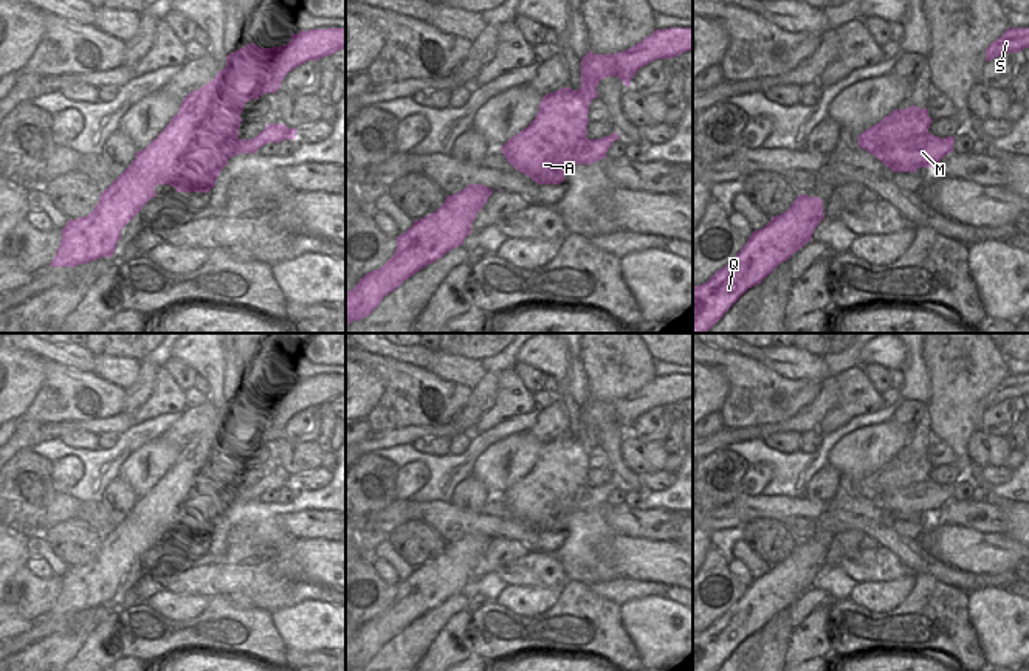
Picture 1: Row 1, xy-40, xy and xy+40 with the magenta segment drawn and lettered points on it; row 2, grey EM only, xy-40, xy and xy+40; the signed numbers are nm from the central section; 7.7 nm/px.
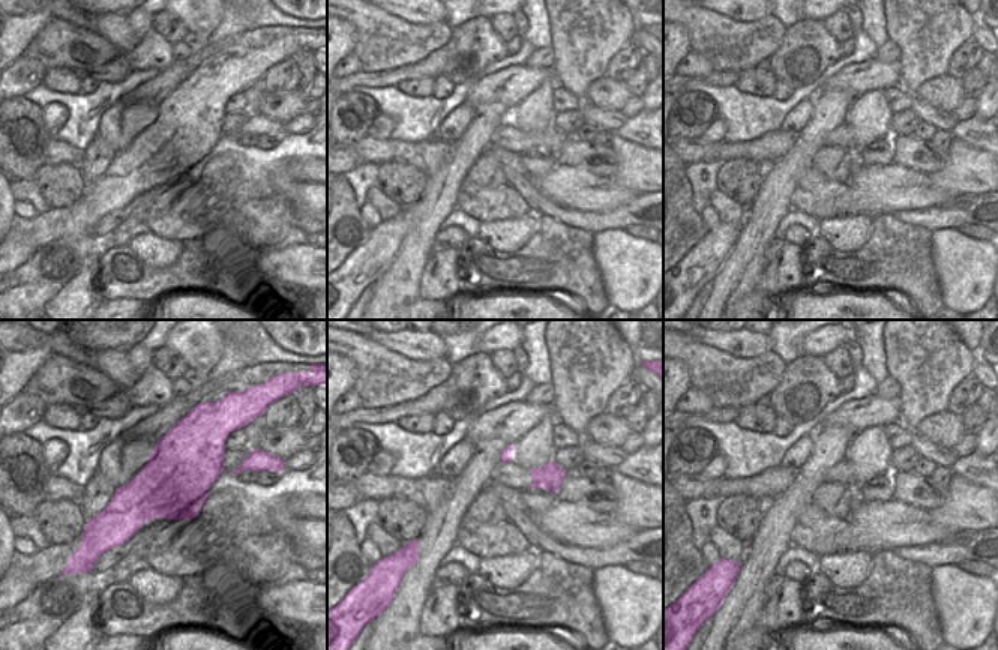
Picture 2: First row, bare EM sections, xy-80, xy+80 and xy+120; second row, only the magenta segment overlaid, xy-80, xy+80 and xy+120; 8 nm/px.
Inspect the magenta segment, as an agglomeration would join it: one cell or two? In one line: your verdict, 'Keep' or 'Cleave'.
Cleave.

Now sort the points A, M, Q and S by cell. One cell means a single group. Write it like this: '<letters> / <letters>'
A Q S / M

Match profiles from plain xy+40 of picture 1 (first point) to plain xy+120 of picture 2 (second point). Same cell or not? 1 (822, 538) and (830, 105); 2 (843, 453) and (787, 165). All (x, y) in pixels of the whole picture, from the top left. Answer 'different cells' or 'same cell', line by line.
1: same cell
2: different cells

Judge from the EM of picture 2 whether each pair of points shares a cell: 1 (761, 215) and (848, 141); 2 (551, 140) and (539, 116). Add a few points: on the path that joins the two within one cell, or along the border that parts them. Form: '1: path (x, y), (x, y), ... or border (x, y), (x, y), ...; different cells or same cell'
1: border (845, 122), (827, 135), (824, 144); different cells
2: border (553, 123), (539, 131), (520, 131), (511, 125); different cells

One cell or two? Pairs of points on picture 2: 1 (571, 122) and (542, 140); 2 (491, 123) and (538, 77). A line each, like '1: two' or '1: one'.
1: two
2: two

